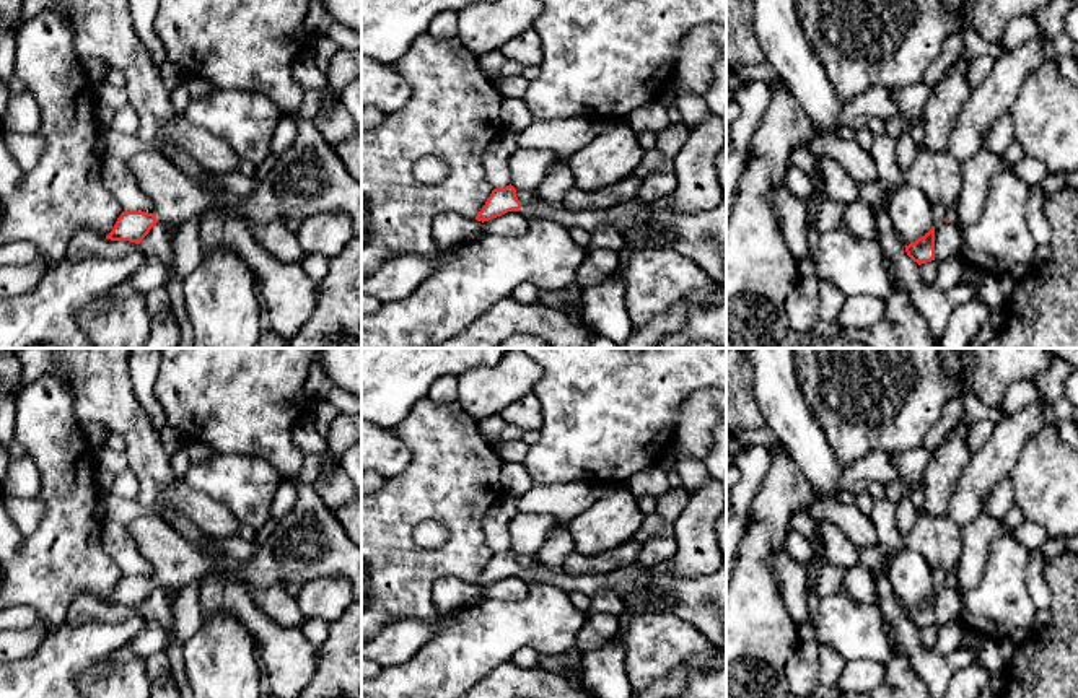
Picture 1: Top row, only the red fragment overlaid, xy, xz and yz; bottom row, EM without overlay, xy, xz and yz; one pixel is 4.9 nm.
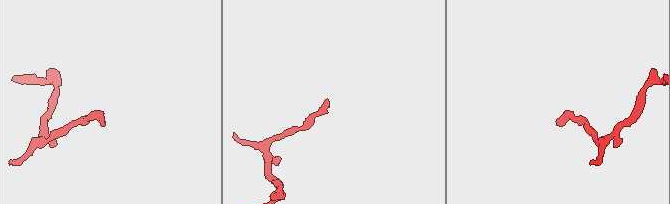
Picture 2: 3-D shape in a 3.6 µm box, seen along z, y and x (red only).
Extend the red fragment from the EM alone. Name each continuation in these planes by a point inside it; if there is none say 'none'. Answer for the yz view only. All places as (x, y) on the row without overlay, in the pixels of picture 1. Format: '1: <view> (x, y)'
1: yz (937, 539)

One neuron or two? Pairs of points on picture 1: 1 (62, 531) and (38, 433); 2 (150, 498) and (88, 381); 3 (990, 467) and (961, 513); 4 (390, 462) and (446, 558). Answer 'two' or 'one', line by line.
1: one
2: one
3: one
4: two

